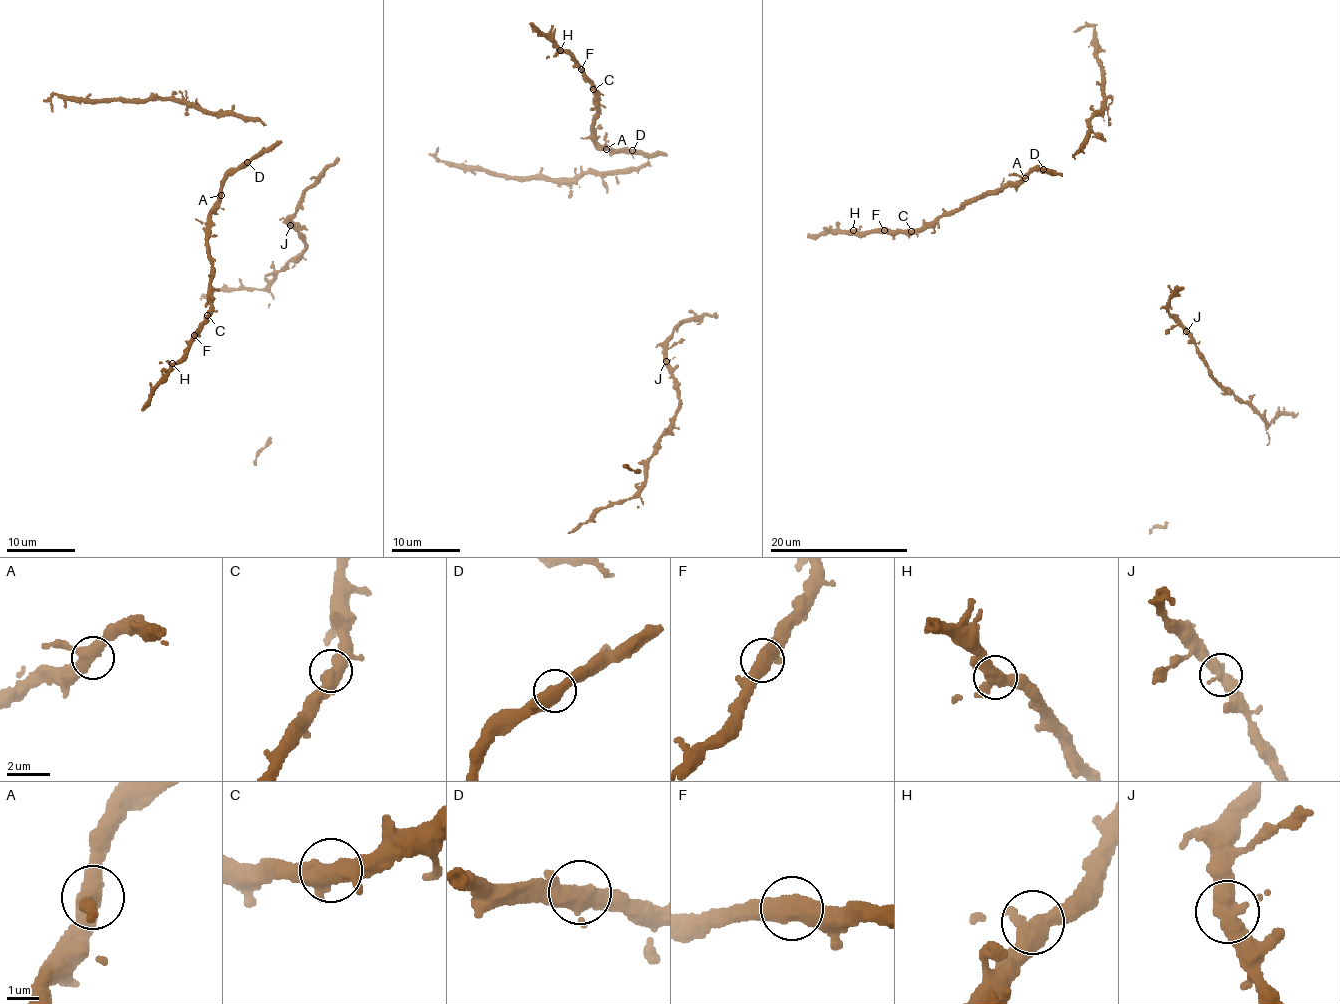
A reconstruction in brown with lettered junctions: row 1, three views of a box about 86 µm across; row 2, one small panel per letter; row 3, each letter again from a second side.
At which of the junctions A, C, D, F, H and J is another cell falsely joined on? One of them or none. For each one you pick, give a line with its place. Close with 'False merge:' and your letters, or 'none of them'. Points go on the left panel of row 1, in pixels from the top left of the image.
False merge: none of them

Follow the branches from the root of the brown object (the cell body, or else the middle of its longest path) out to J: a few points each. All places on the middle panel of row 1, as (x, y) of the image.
J: (690, 310), (695, 318), (682, 321), (675, 330), (668, 343), (665, 361)

